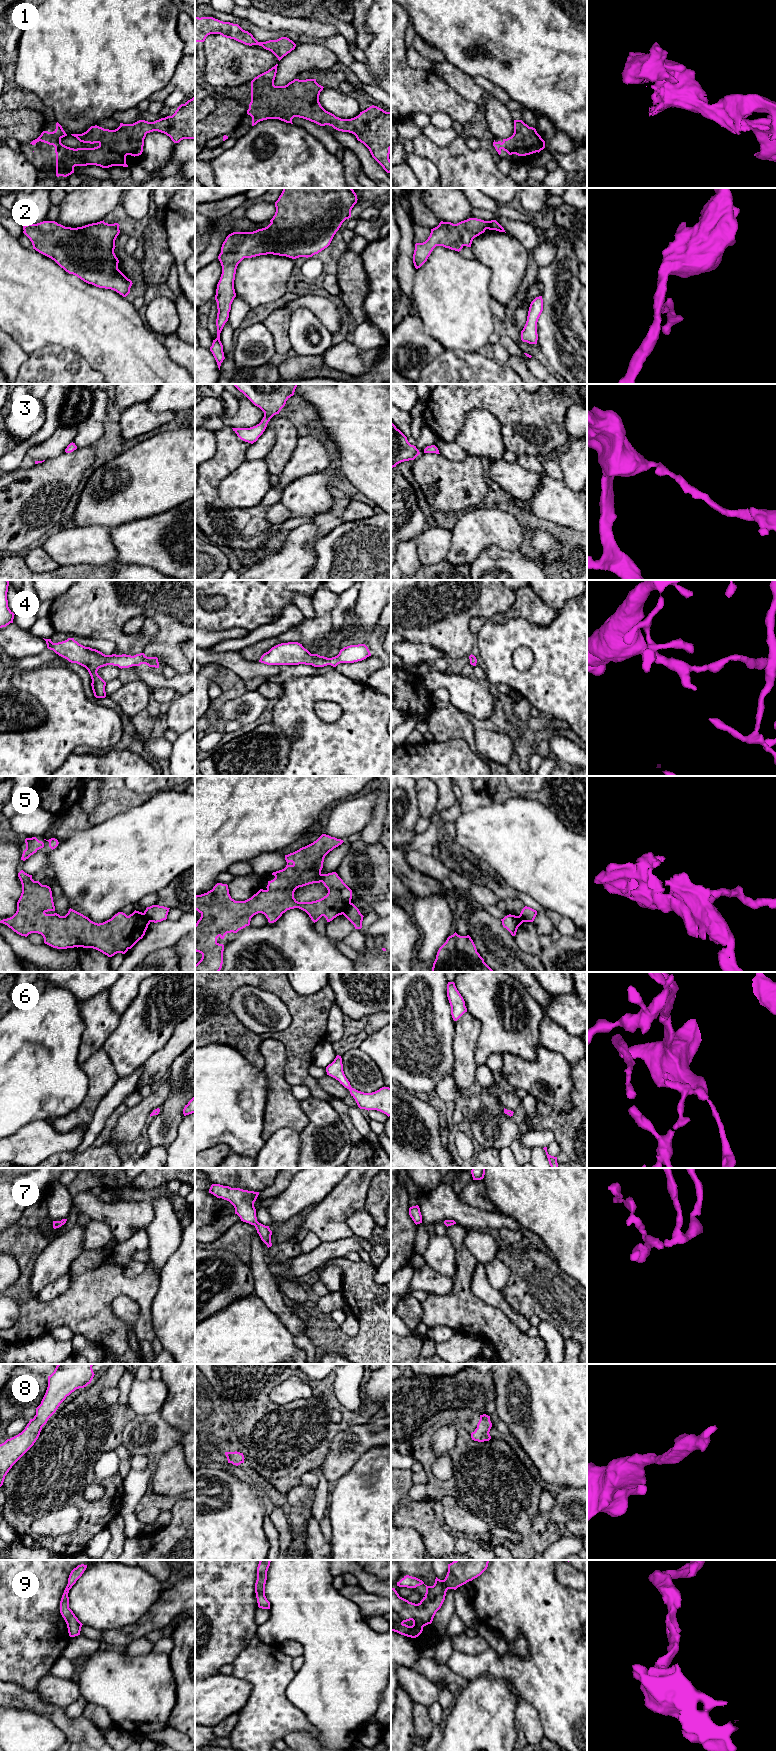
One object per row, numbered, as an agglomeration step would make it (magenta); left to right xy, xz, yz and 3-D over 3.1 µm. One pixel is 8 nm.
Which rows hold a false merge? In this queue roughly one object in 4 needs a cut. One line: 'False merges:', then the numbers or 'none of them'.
False merges: 5

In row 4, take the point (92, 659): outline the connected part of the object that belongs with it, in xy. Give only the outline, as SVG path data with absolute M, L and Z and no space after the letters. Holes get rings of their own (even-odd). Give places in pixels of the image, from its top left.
M68 638L58 643L53 643L51 639L44 640L46 641L48 649L53 650L56 654L67 659L69 662L77 663L88 670L92 679L92 690L96 698L106 697L106 682L97 673L101 667L113 665L122 669L146 664L149 667L159 668L158 658L147 657L144 653L134 656L126 654L105 655L96 649L79 644L74 638Z

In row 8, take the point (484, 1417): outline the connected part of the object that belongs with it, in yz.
M483 1414L480 1415L480 1420L477 1424L477 1428L471 1433L471 1438L474 1441L484 1442L489 1441L491 1436L489 1434L492 1423L490 1421L490 1416Z

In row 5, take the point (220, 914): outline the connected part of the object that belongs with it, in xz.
M322 834L313 843L302 847L293 853L285 855L285 860L287 862L286 867L282 870L272 873L275 878L271 881L268 881L268 885L266 887L267 889L260 889L256 894L245 901L235 901L234 899L232 899L229 894L228 885L222 883L217 883L213 887L213 889L208 891L207 893L196 895L195 911L197 910L201 914L201 917L195 924L195 951L201 953L202 958L195 965L195 972L219 972L223 964L224 945L219 944L217 942L217 938L220 937L221 939L224 939L227 933L237 933L239 930L245 928L246 926L249 926L251 918L258 913L264 914L269 923L276 922L283 913L294 908L299 908L305 911L314 923L317 922L322 916L326 918L327 922L330 922L337 916L342 915L351 903L352 890L343 882L343 880L338 876L336 872L322 874L321 870L323 868L325 856L334 848L341 845L343 842L344 841L341 839ZM320 882L322 882L328 890L327 895L323 898L312 902L298 902L294 898L294 892L297 888Z

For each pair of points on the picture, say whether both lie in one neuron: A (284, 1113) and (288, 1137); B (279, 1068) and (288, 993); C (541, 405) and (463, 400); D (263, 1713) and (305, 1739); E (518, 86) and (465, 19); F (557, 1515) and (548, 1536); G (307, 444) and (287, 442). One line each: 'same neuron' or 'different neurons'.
A: different neurons
B: different neurons
C: same neuron
D: different neurons
E: same neuron
F: different neurons
G: different neurons

